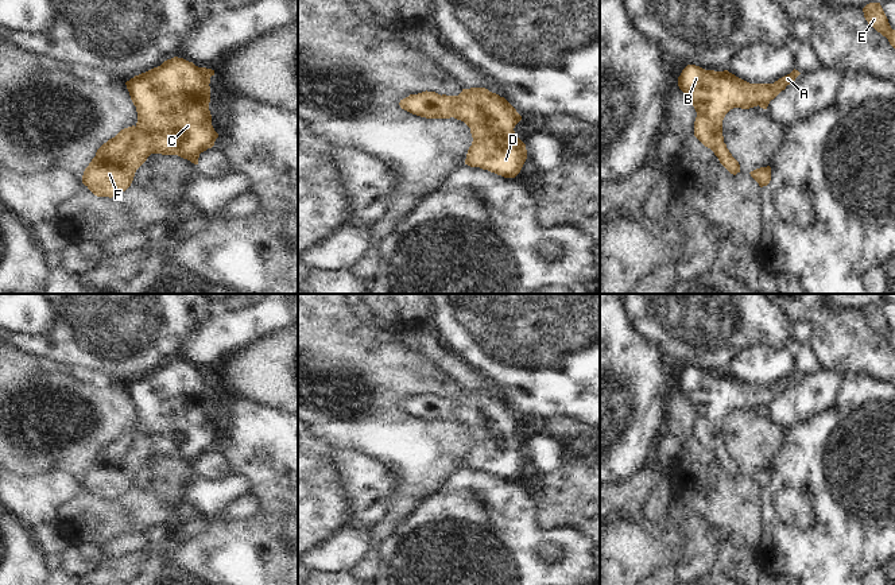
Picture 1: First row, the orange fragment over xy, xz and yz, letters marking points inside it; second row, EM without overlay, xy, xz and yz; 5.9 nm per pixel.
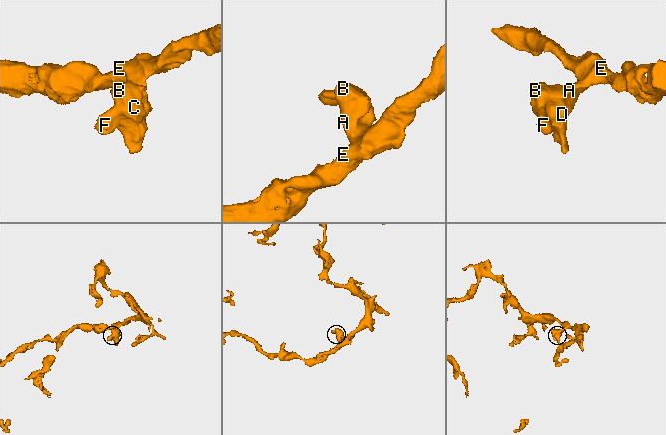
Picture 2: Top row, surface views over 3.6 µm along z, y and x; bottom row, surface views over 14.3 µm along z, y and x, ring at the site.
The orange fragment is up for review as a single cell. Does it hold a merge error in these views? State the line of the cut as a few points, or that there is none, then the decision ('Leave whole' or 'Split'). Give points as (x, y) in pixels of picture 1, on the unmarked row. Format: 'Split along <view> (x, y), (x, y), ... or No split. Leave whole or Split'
No split. Leave whole.

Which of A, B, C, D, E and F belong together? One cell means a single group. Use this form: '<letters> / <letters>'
A B C D E F

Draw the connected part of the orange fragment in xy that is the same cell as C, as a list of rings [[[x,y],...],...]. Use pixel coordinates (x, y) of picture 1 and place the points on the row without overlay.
[[[174,359],[127,383],[137,425],[121,431],[97,452],[84,473],[82,485],[94,497],[112,500],[131,488],[136,472],[151,456],[178,457],[198,466],[199,456],[212,450],[218,439],[209,412],[212,377],[214,372]]]

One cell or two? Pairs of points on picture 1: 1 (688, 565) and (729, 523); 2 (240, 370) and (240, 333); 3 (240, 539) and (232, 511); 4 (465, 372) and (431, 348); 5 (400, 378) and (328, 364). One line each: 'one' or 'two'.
1: two
2: two
3: two
4: one
5: one

